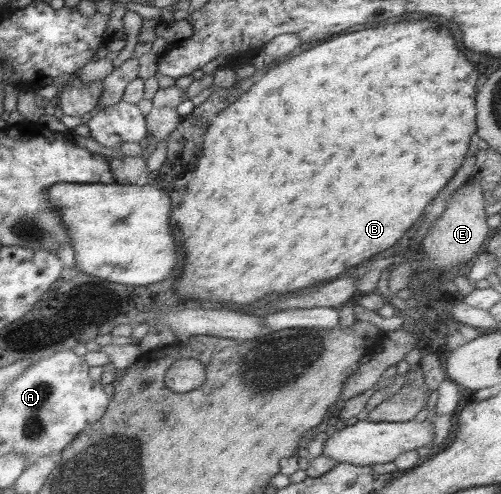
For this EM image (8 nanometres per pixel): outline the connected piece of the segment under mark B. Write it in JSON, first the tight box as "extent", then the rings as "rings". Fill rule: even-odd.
{"extent":[170,20,478,306],"rings":[[[426,20],[398,22],[398,24],[376,26],[342,36],[334,35],[334,38],[330,38],[328,42],[322,42],[302,54],[296,54],[280,62],[272,70],[268,70],[258,82],[252,84],[248,92],[244,92],[238,100],[234,100],[228,108],[224,108],[220,114],[214,116],[203,134],[202,160],[196,162],[196,170],[192,172],[192,178],[186,182],[182,200],[170,214],[171,226],[176,226],[180,232],[178,242],[184,254],[180,278],[174,282],[176,294],[188,300],[204,302],[218,300],[220,304],[246,306],[258,302],[266,294],[300,292],[312,288],[312,284],[318,284],[322,280],[330,281],[349,273],[360,266],[363,260],[370,260],[382,250],[393,246],[401,240],[404,232],[421,218],[420,215],[424,214],[426,204],[430,204],[430,201],[454,176],[468,152],[470,136],[477,130],[474,126],[476,80],[478,80],[478,72],[460,54],[450,30],[440,26],[438,28],[430,26],[430,22]]]}

